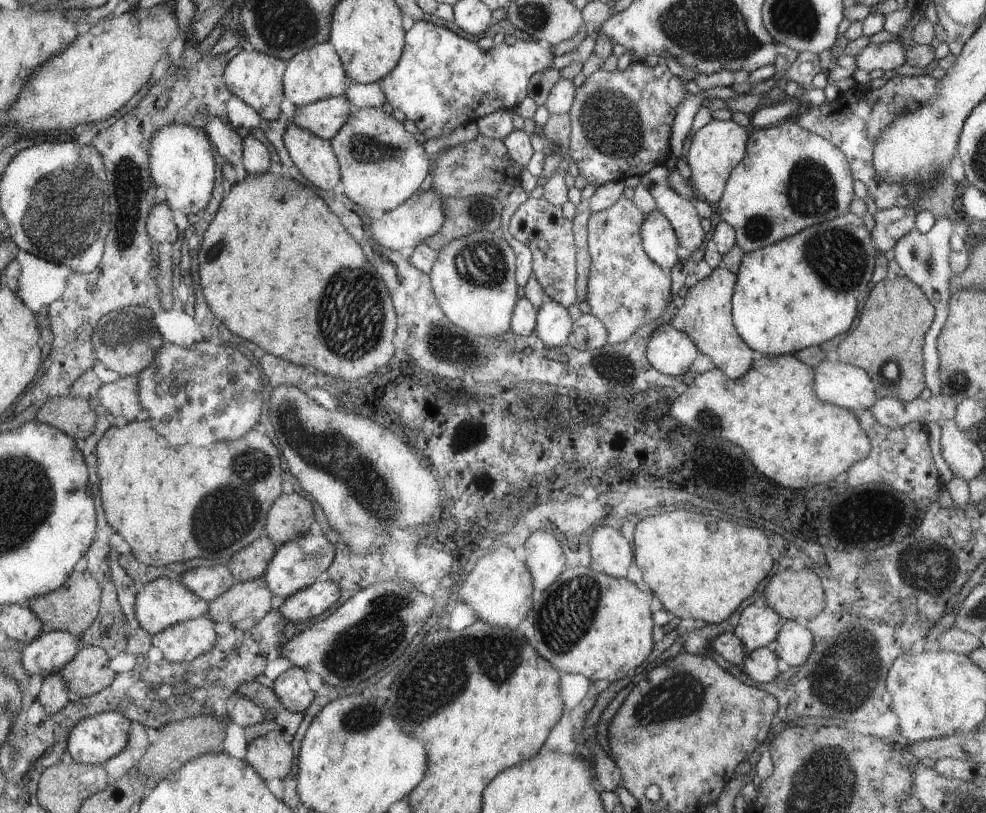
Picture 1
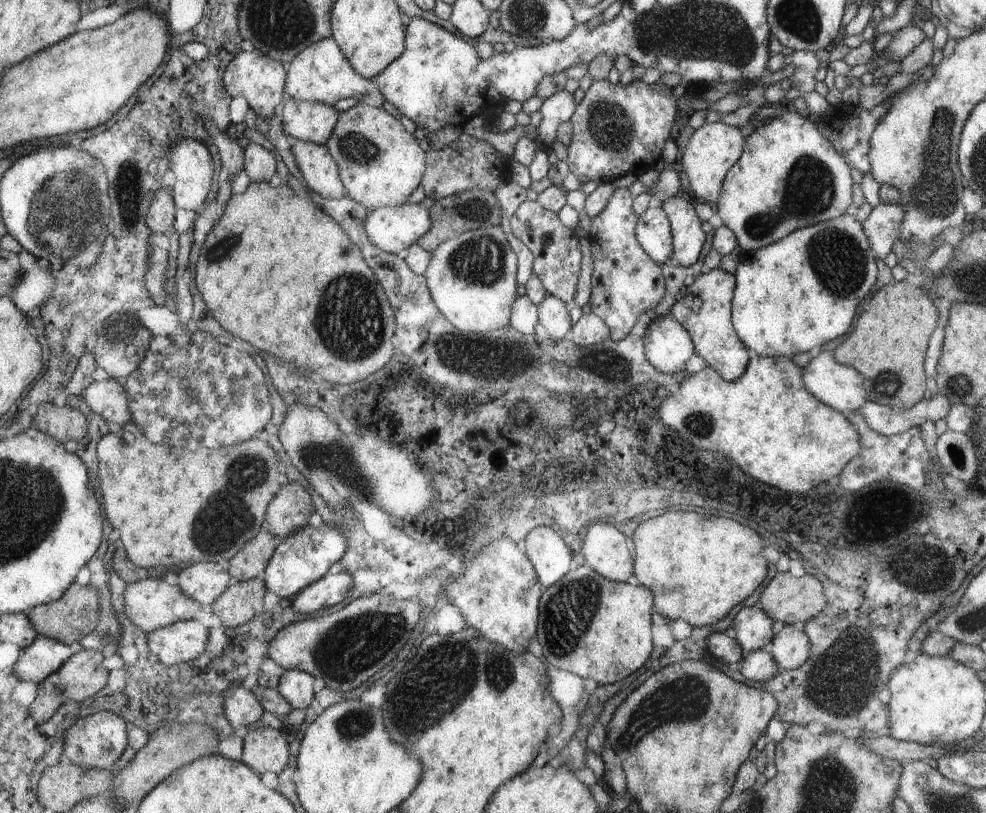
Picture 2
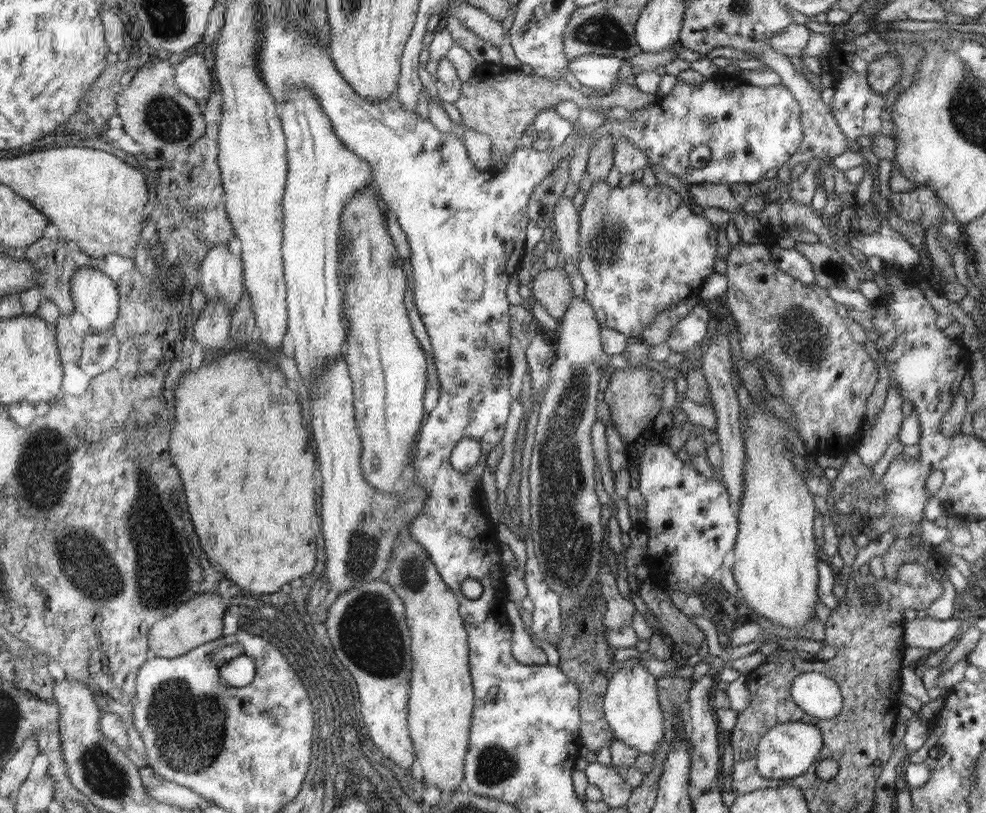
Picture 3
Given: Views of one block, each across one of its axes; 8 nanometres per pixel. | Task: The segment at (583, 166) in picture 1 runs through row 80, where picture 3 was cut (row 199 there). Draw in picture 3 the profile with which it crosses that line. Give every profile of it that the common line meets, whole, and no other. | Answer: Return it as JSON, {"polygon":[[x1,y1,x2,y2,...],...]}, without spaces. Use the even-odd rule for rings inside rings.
{"polygon":[[638,181,633,183,632,186,628,186,626,189,616,186,612,188,610,184,606,182,595,182,590,188,590,192,586,194,586,200,580,208,579,216,579,227,578,235,580,240,580,252,579,252,579,274,581,274,585,287,585,300,596,316,596,321,600,324,600,327,610,327,614,330,620,331,627,337,637,337,641,338,641,332,644,328,649,327,654,318,658,316,664,310,675,310,676,304,680,300,684,300,684,296,690,296,692,292,696,292,704,278,708,278,710,274,715,272,715,262,716,262,716,248,717,248,717,229,714,225,710,224,702,215,694,214,686,202,680,198,680,194,676,194,672,188,665,186,664,184,656,184,654,188,648,188,643,183]]}

